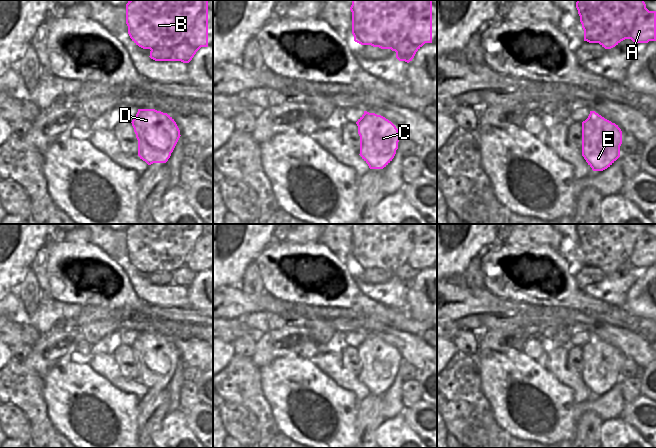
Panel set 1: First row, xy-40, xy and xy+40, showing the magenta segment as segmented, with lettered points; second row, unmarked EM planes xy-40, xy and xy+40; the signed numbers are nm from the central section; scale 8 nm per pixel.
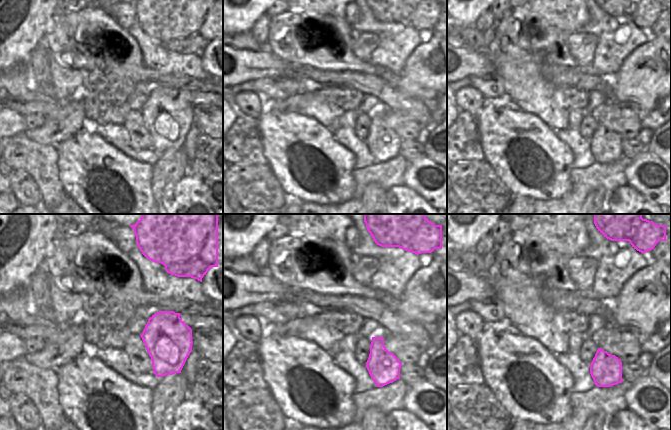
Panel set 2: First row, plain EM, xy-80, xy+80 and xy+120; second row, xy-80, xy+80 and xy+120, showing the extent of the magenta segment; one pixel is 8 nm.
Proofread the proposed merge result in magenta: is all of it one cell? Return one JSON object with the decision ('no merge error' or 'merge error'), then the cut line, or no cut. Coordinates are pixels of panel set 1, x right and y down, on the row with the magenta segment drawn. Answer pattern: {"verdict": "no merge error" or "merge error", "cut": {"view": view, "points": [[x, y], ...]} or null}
{"verdict": "merge error", "cut": {"view": "xy+40", "points": [[611, 122], [600, 146], [582, 143]]}}

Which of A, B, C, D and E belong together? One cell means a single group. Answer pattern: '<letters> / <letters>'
A B C D / E

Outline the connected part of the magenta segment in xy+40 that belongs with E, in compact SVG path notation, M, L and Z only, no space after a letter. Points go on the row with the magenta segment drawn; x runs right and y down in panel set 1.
M611 123L601 147L582 143L582 156L593 171L603 171L610 167L620 157L622 131L615 123Z

